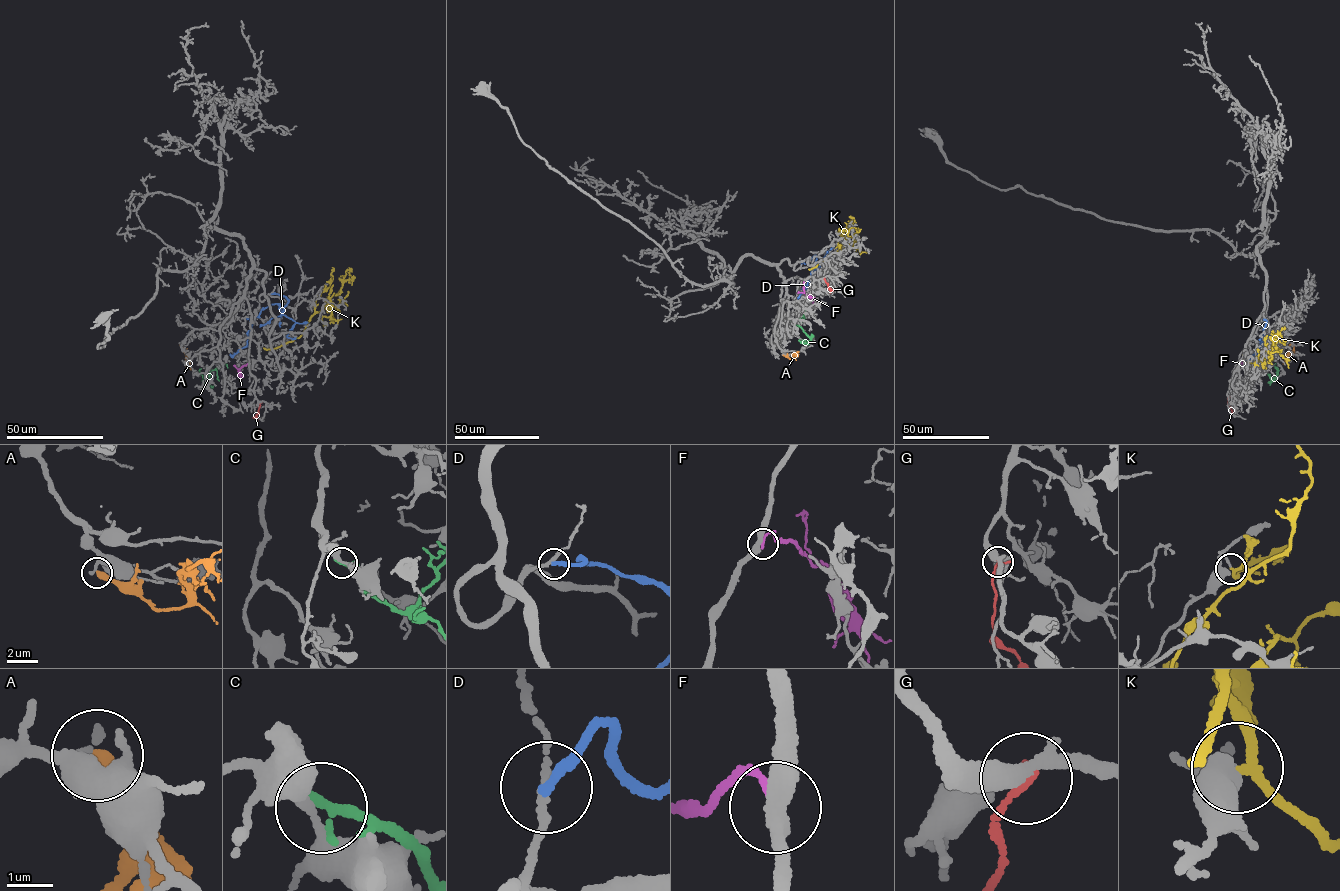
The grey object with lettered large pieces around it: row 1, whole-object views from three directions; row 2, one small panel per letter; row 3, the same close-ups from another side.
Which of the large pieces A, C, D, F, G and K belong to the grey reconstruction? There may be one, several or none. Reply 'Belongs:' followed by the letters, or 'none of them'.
Belongs: F

